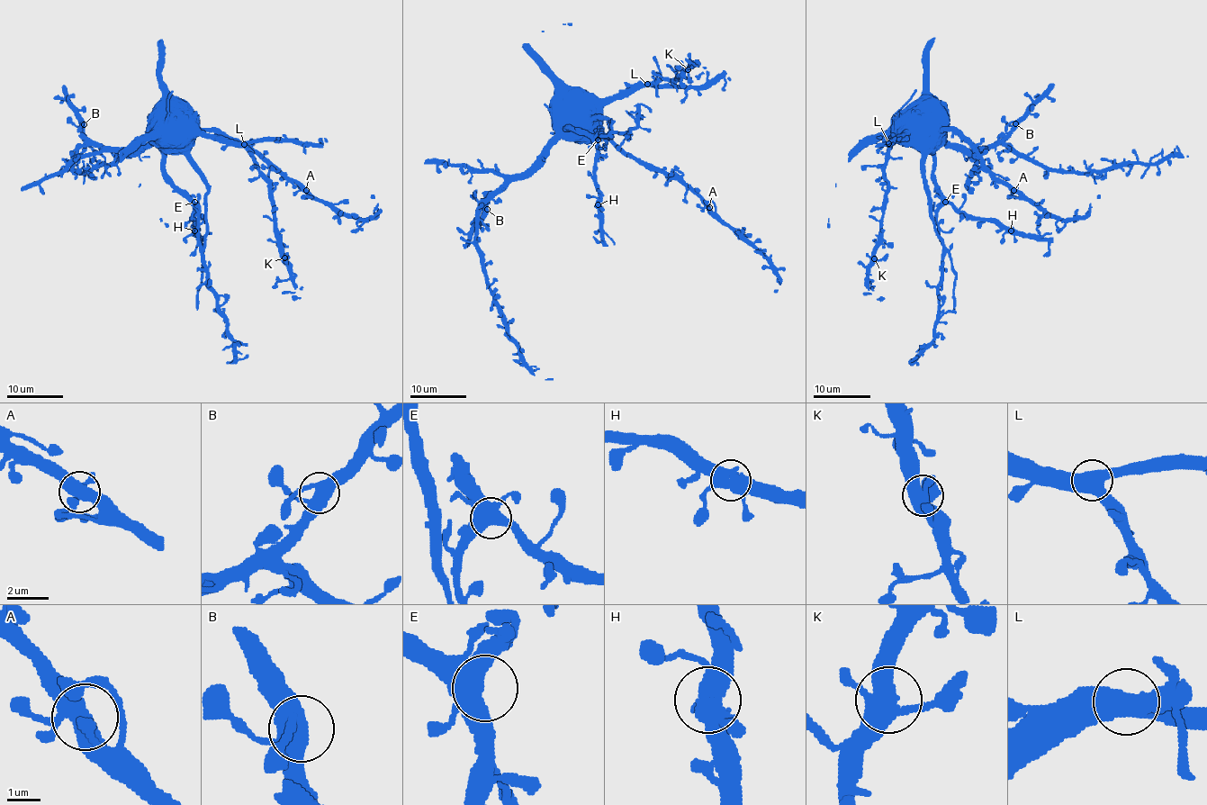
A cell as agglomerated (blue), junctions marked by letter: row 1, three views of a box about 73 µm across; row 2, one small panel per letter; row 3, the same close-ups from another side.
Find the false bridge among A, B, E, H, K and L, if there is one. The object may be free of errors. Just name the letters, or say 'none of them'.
none of them

